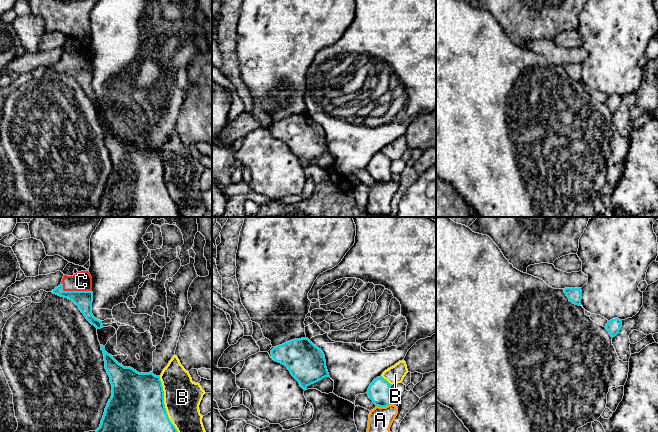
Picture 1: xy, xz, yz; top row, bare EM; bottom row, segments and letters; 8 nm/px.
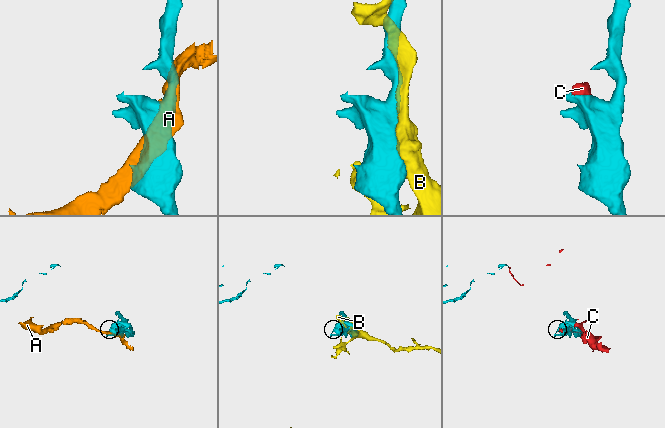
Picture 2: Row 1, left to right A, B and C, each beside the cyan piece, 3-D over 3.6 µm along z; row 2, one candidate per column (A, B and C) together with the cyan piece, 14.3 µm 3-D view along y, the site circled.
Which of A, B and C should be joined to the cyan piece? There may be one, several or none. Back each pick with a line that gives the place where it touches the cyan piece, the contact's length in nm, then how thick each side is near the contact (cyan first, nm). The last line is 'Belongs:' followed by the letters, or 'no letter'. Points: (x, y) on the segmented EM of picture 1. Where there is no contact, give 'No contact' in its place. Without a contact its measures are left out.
C: Touches cyan at xy (74, 291). Shared border 260 nm. Thickness 140 nm (cyan) against 160 nm
Belongs: C

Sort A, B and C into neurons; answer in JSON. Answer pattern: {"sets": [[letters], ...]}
{"sets": [["A"], ["B"], ["C"]]}

